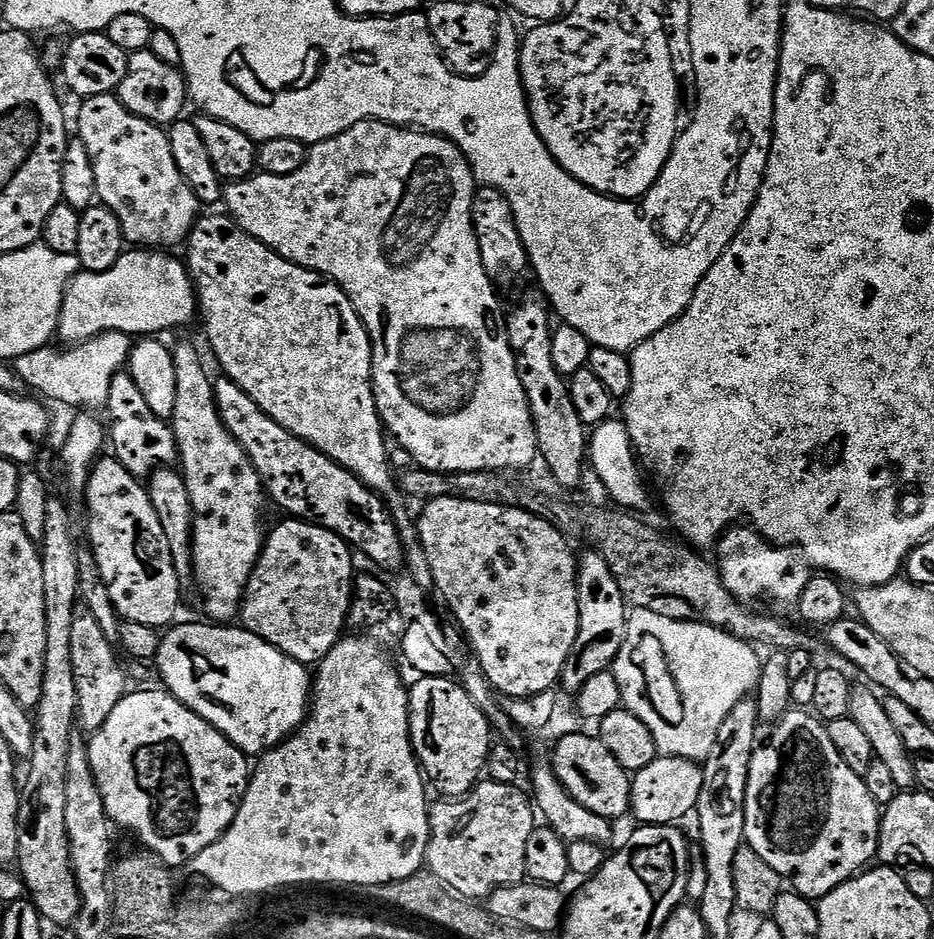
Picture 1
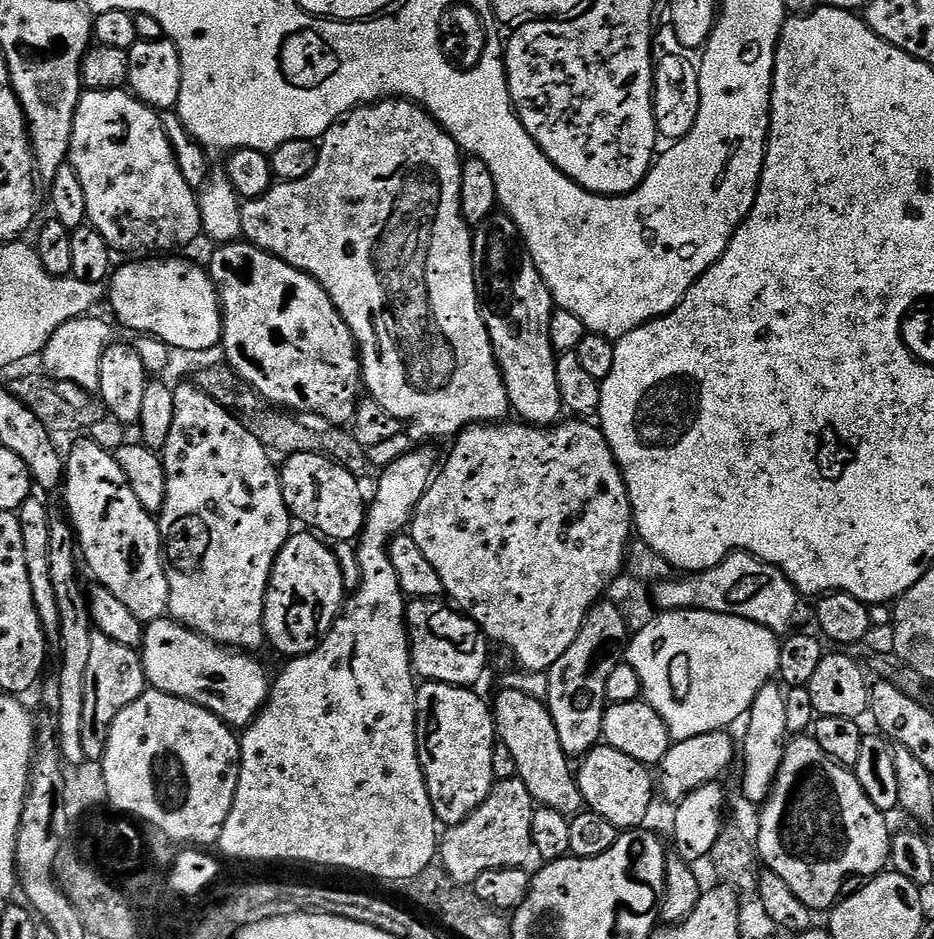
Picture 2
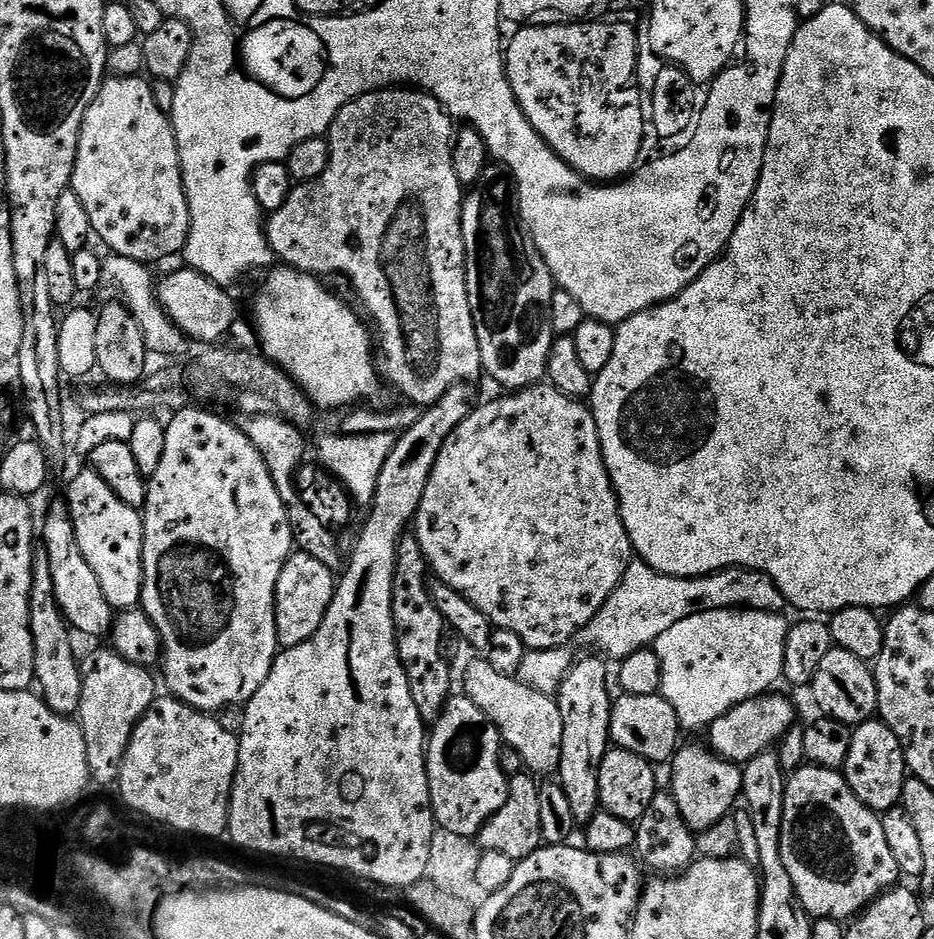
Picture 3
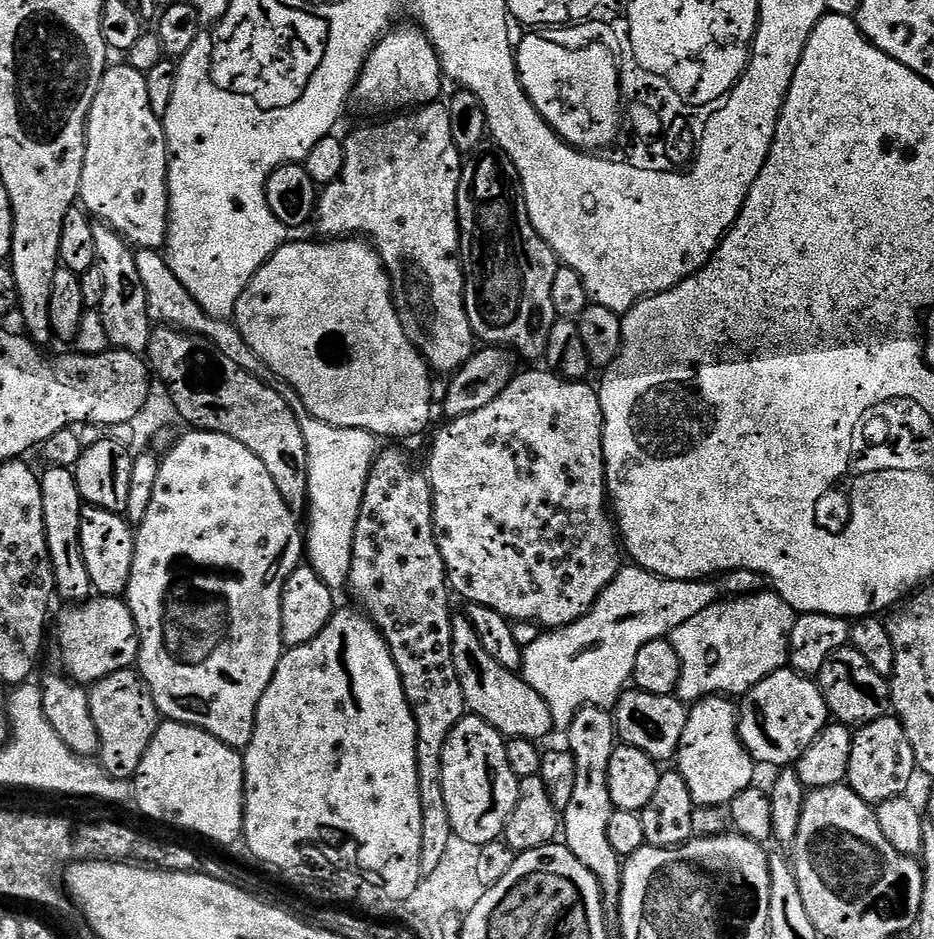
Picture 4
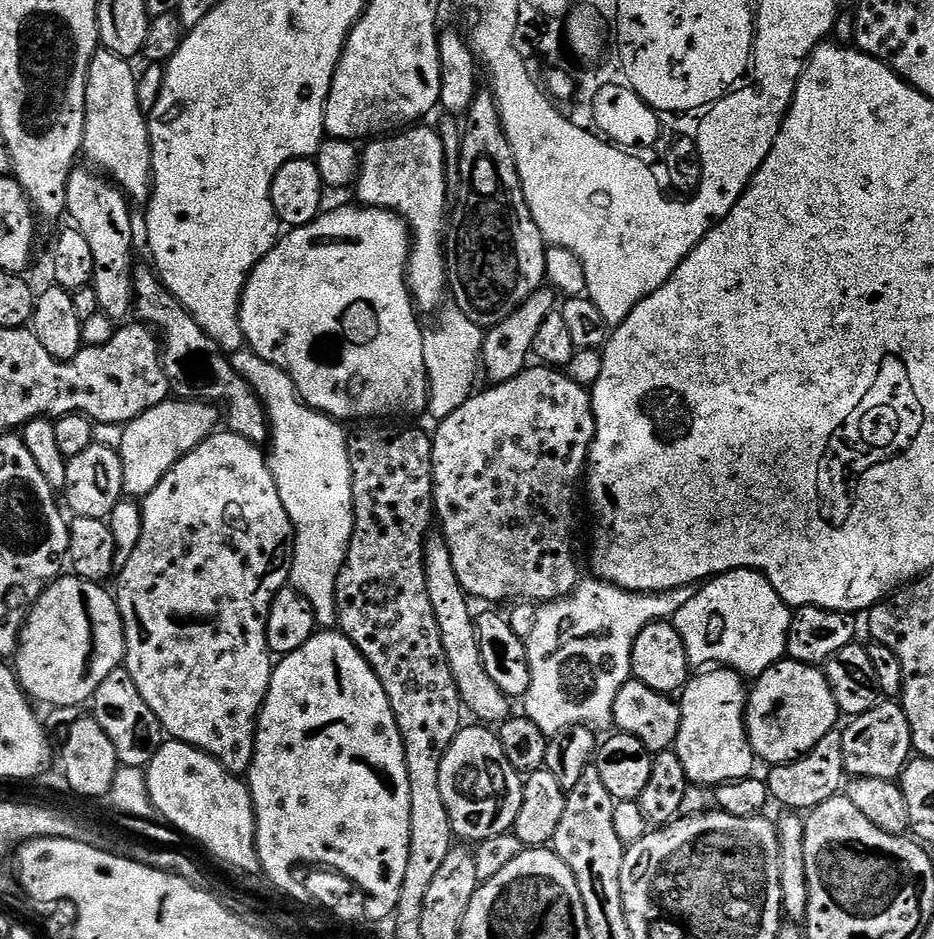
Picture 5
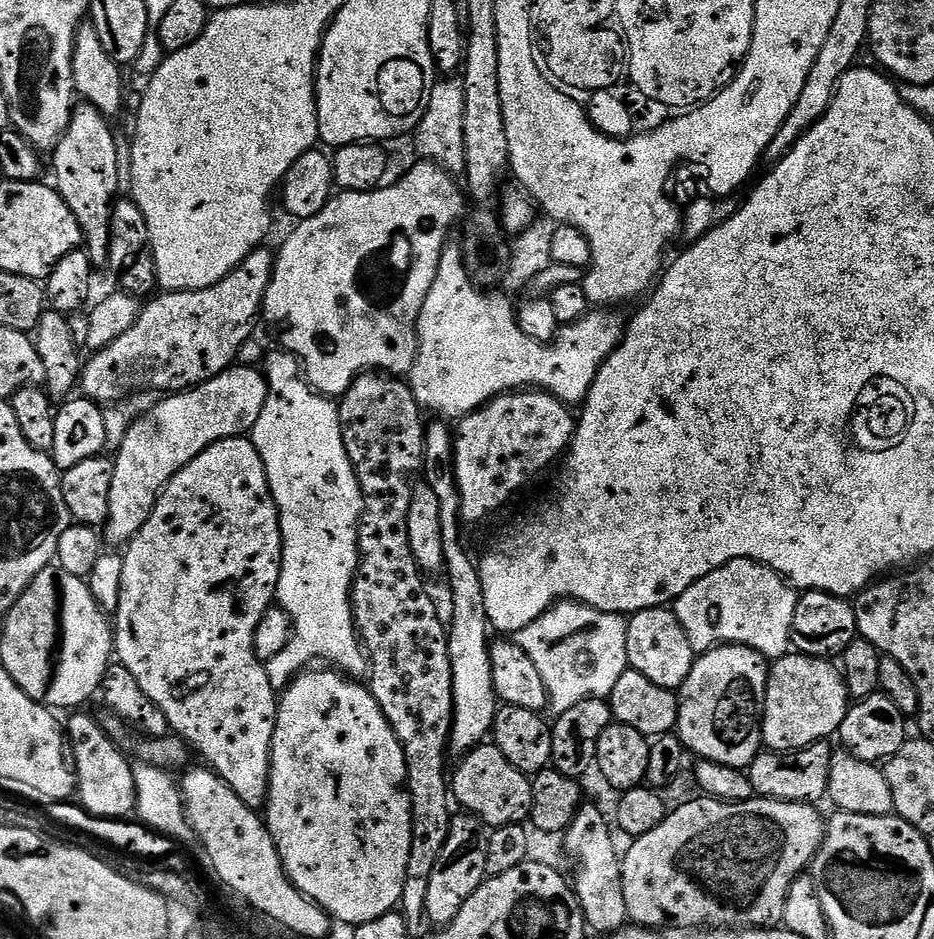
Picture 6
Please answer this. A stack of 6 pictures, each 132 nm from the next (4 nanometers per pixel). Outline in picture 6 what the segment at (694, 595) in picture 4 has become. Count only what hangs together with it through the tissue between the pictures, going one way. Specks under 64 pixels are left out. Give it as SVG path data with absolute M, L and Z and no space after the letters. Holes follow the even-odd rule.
M560 602L520 631L518 643L520 649L530 658L530 662L538 666L538 674L542 674L542 682L548 691L551 711L559 714L570 710L570 706L578 706L578 702L611 697L614 686L618 686L618 678L622 678L622 674L629 671L627 633L628 620L625 617L613 612L594 610L588 604Z

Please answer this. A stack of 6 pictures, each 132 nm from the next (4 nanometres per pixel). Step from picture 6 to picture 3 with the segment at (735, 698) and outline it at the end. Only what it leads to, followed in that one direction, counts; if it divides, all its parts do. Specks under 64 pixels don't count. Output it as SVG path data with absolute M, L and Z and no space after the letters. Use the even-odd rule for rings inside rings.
M703 743L686 744L670 761L670 791L678 802L678 810L682 810L682 818L692 827L693 832L699 834L714 826L714 822L725 819L737 807L735 804L741 799L744 787L744 773L731 760L717 756L711 747Z

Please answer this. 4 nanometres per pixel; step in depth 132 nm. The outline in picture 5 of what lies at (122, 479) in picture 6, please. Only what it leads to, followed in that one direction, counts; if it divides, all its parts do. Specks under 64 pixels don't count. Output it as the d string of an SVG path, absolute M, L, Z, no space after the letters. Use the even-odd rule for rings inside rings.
M169 398L123 425L121 432L124 433L120 436L118 451L125 493L132 498L149 496L181 456L190 454L190 450L217 431L221 420L221 413L215 404L205 404L203 400Z

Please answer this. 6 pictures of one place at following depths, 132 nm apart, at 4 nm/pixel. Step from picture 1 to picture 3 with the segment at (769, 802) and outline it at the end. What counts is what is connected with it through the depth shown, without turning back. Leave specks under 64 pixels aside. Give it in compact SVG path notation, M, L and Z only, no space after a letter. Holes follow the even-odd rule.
M803 766L791 773L787 777L787 781L786 806L782 818L782 862L786 862L786 870L790 873L790 882L794 882L794 890L809 916L816 920L851 921L859 916L872 901L878 899L883 892L897 887L898 881L901 879L898 862L894 862L894 854L890 854L890 845L887 844L886 833L882 830L882 819L856 797L854 790L850 790L850 786L844 780L843 775L835 768Z

